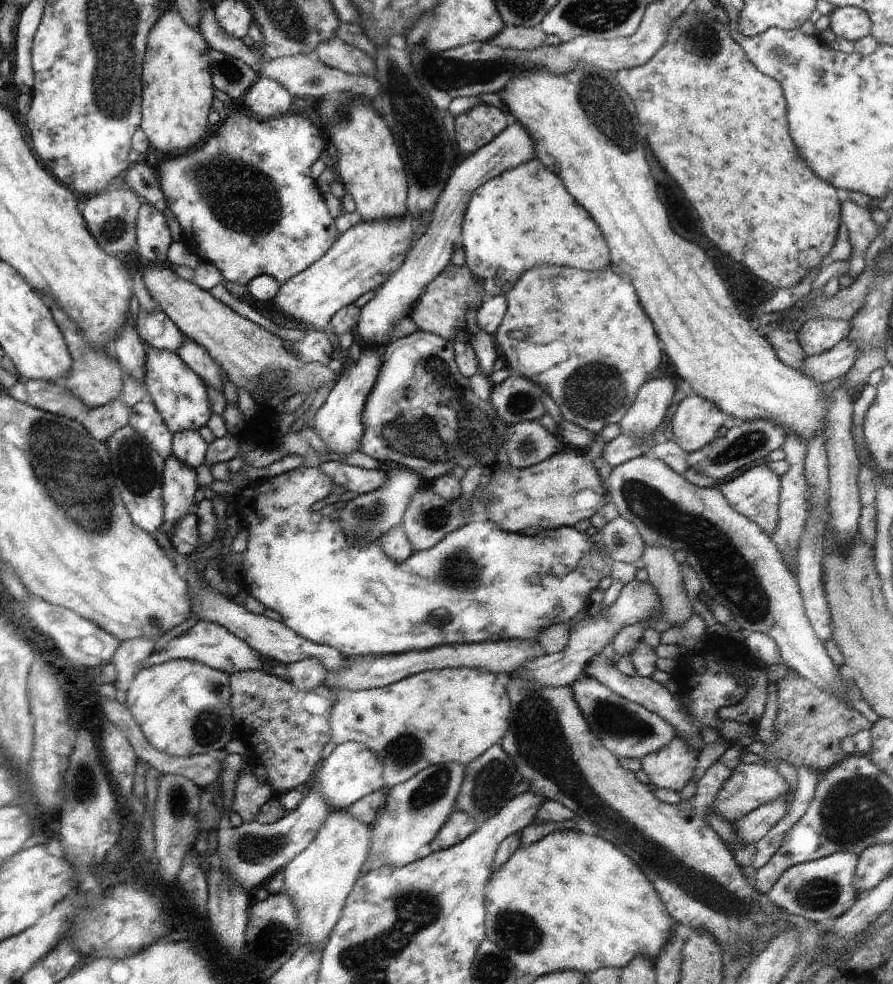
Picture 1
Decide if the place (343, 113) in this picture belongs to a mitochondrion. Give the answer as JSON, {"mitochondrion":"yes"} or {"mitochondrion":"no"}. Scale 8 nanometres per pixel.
{"mitochondrion":"yes"}

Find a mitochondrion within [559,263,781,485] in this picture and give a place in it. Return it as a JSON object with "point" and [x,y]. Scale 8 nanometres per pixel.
{"point":[755,439]}

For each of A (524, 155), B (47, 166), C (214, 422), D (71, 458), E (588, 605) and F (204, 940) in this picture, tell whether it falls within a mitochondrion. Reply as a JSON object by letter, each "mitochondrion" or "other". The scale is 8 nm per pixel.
{"A":"other","B":"other","C":"other","D":"mitochondrion","E":"other","F":"other"}

